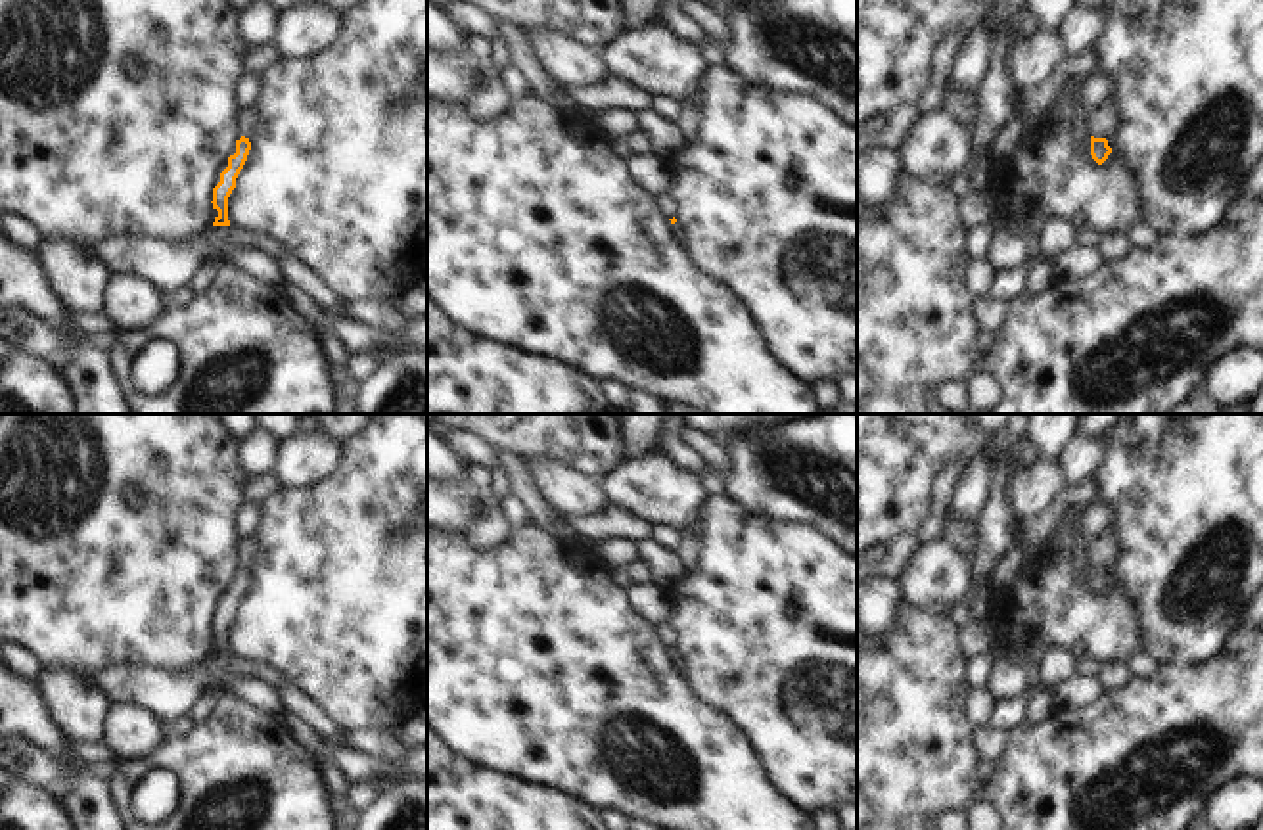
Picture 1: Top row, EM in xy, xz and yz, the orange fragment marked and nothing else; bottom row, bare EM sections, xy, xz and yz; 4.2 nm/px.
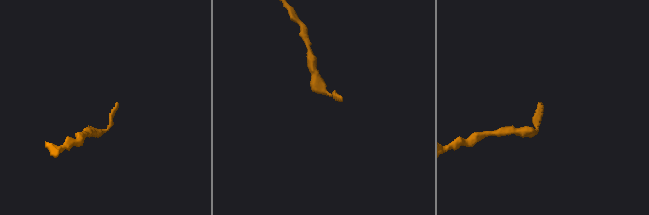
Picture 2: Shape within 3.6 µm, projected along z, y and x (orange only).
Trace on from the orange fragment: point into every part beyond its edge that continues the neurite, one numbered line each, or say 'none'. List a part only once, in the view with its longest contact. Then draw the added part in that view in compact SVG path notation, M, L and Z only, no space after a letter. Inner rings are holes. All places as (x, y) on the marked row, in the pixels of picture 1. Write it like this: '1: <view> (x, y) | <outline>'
1: yz (1102, 123) | M1106 100L1089 115L1089 134L1094 138L1112 138L1117 130L1119 105Z

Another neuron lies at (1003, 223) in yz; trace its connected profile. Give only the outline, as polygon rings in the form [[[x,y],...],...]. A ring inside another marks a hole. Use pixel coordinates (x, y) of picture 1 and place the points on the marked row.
[[[999,213],[999,217],[991,222],[991,226],[995,228],[995,232],[1008,232],[1022,238],[1033,257],[1043,255],[1039,234],[1033,234],[1025,226],[1012,220],[1010,215]]]

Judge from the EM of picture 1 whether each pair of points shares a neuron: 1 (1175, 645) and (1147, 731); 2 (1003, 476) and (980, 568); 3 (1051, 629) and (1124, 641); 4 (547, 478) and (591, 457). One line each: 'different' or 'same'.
1: different
2: same
3: same
4: different

